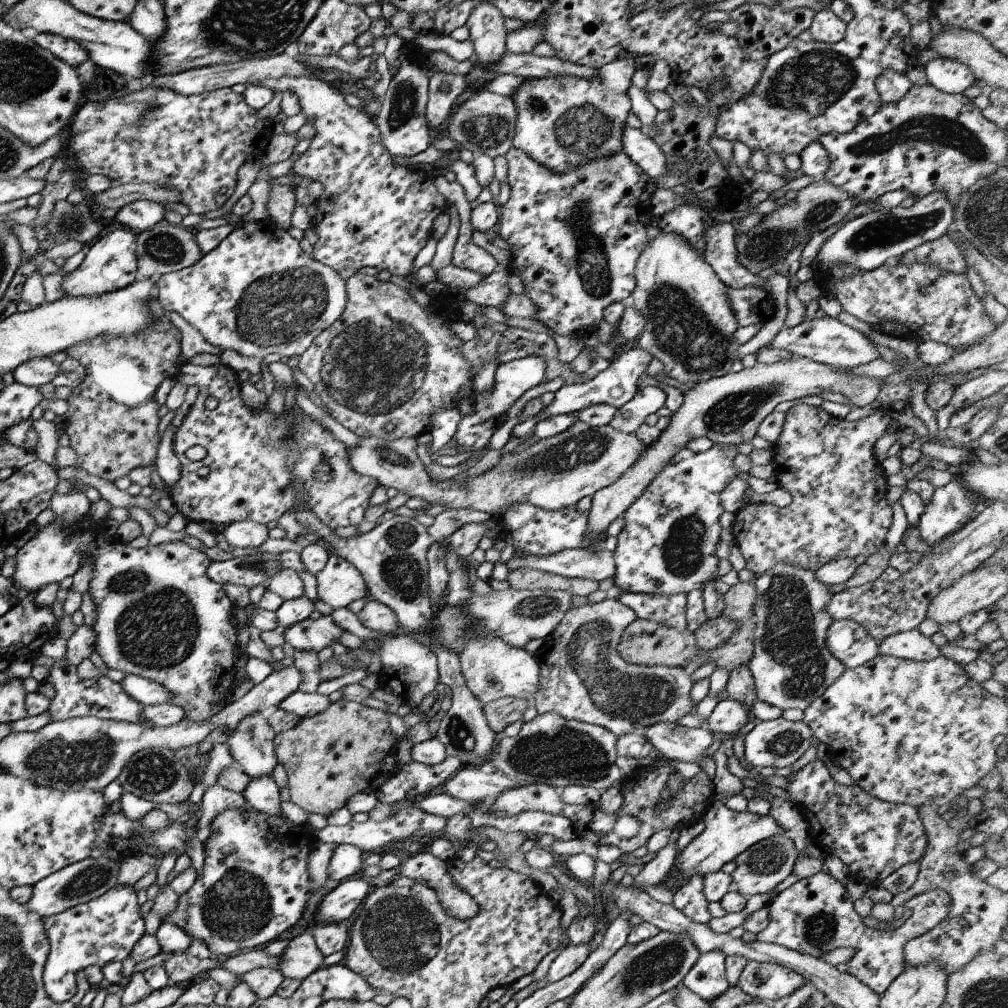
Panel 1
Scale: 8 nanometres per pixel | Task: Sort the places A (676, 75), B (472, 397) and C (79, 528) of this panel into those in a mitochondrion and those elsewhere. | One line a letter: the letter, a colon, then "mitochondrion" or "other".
A: other
B: other
C: other

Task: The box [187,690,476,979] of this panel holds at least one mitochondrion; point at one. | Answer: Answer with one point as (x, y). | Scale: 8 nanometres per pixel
(398, 931)

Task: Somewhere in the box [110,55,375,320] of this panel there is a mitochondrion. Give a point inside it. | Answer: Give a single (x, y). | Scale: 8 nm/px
(164, 248)

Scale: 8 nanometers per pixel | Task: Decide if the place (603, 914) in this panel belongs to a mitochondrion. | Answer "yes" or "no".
no

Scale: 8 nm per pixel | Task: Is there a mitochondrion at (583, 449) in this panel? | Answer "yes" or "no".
yes

